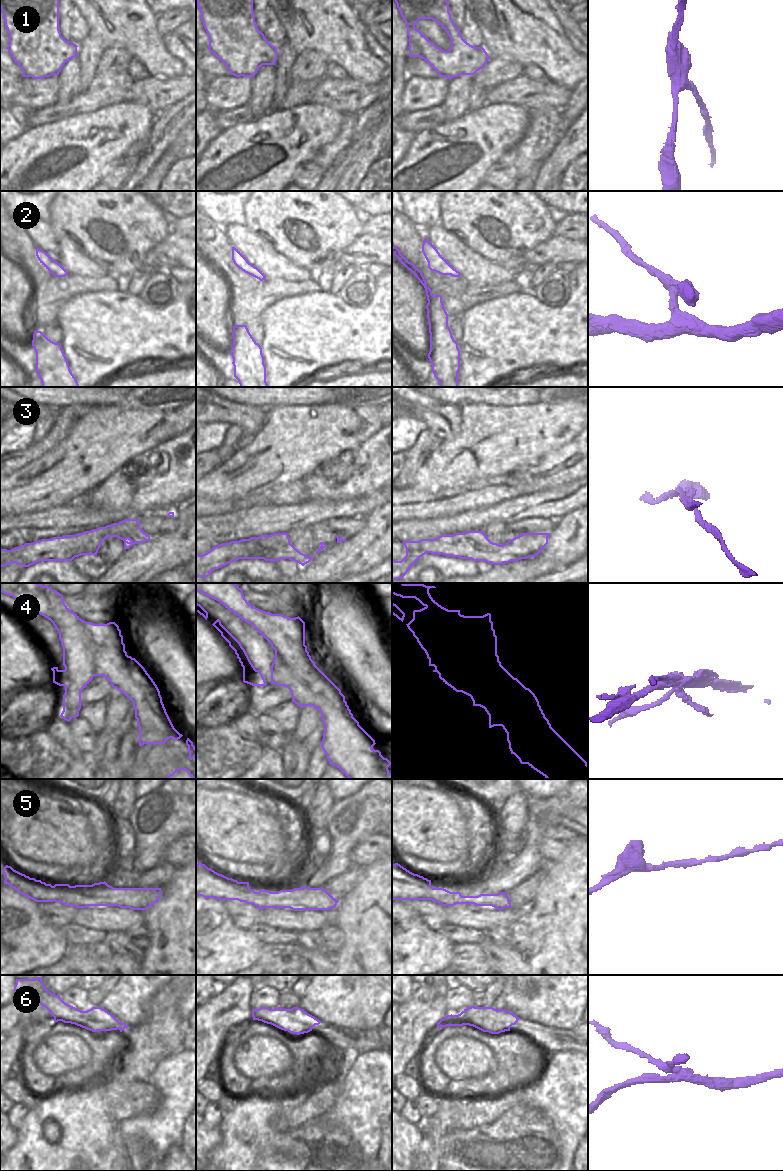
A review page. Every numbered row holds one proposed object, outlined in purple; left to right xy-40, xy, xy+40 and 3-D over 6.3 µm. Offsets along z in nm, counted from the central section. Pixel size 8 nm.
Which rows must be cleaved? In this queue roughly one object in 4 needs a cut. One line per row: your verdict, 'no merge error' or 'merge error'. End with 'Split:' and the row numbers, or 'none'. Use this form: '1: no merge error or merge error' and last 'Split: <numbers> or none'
1: no merge error
2: no merge error
3: merge error
4: merge error
5: no merge error
6: merge error
Split: 3, 4, 6

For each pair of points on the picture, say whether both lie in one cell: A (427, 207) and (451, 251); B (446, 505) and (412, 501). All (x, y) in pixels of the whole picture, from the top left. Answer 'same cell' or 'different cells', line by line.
A: different cells
B: same cell

